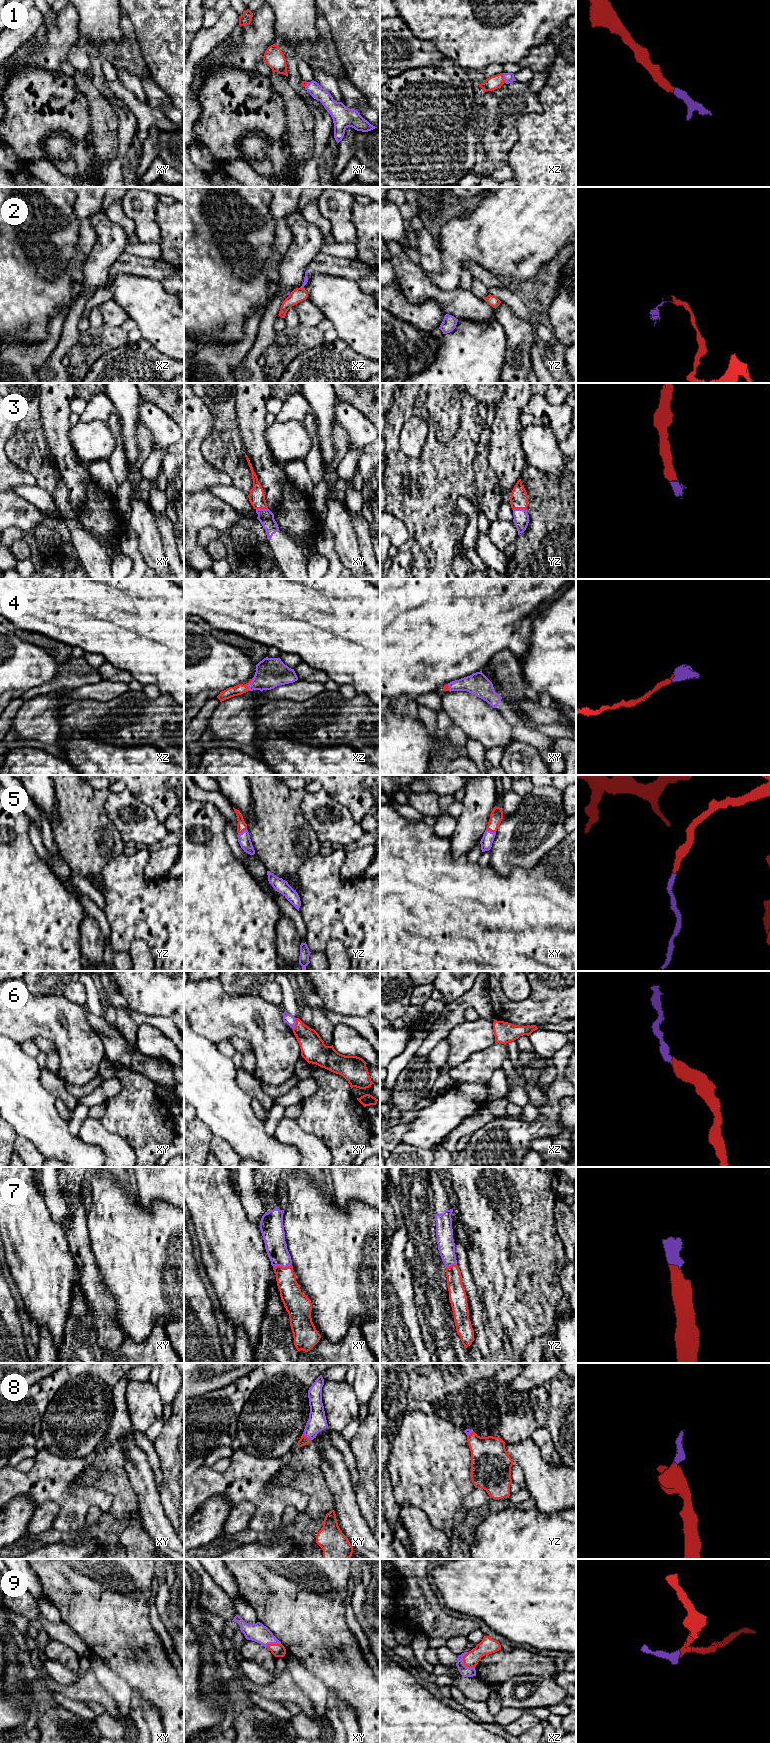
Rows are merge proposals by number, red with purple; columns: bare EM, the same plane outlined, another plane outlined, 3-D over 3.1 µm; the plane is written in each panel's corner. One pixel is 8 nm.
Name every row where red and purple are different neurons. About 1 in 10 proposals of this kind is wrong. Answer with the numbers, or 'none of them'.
2

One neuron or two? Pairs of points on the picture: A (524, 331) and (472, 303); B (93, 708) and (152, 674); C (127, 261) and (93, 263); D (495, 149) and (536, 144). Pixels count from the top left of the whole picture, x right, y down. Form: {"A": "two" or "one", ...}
{"A": "two", "B": "two", "C": "two", "D": "two"}

